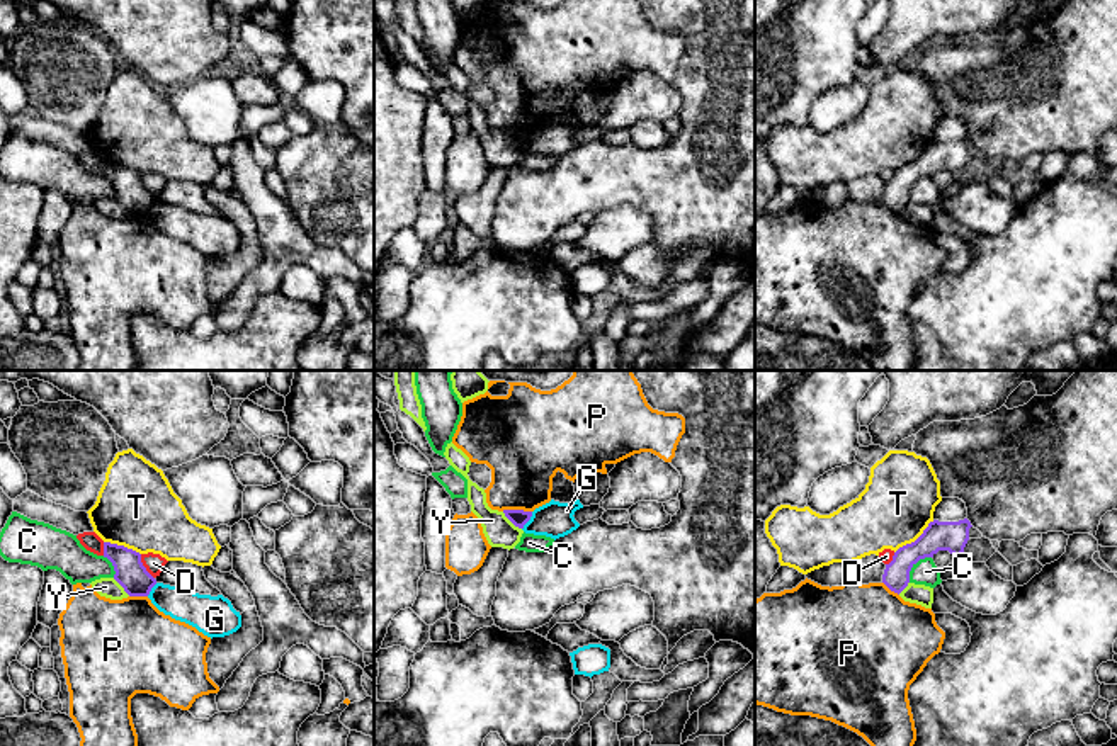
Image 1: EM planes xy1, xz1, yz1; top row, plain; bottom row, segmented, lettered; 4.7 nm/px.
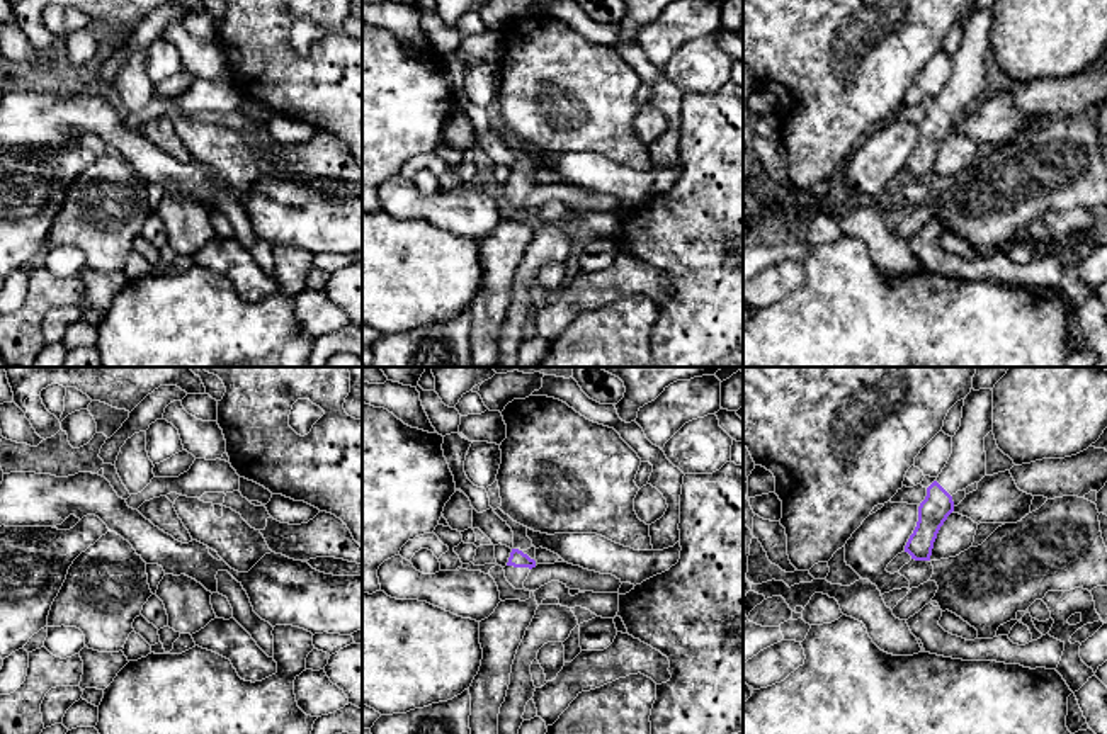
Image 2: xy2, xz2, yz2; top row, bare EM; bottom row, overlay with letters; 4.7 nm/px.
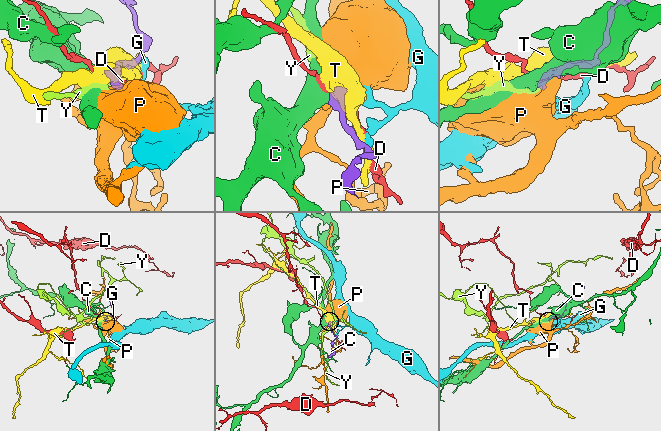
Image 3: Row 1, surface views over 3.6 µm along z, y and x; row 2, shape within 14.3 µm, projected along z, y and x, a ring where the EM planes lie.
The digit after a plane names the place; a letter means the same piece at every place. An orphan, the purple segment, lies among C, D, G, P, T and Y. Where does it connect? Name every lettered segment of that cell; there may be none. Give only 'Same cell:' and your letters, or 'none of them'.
Same cell: none of them

